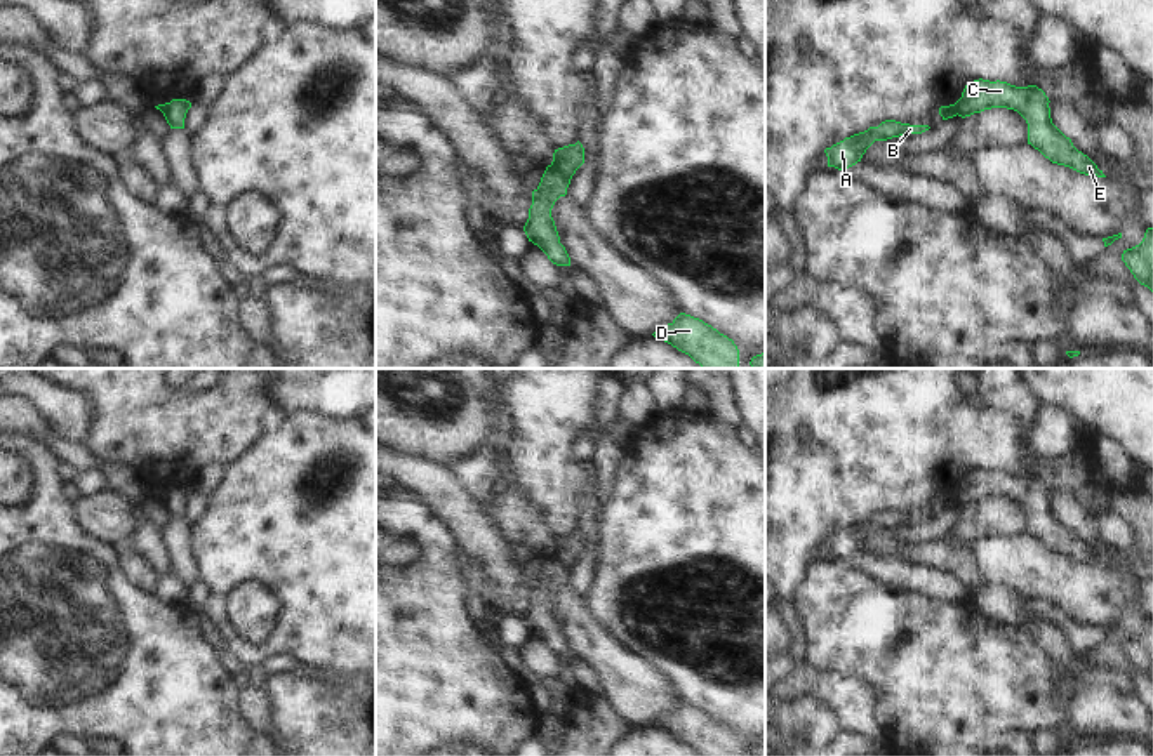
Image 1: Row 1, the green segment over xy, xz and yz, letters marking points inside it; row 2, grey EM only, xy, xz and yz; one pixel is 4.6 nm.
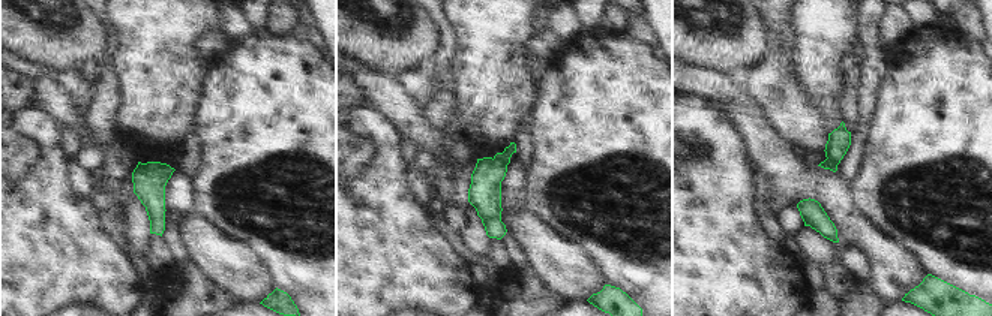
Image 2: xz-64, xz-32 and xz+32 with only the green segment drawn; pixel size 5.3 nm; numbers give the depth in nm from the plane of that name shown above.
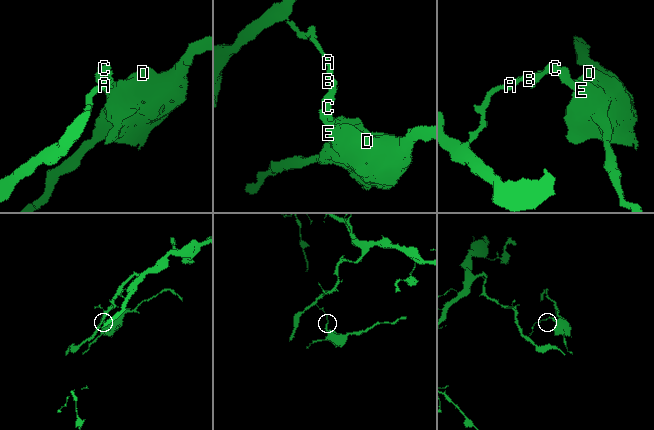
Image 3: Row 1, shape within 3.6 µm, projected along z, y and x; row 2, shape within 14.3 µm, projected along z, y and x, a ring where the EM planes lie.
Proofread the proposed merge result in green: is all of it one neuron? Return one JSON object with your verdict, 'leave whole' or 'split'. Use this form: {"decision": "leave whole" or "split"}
{"decision": "split"}

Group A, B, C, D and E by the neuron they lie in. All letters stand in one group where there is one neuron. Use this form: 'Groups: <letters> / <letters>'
Groups: A B / C D E.

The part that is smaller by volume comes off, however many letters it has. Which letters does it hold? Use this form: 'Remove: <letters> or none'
Remove: C, D, E

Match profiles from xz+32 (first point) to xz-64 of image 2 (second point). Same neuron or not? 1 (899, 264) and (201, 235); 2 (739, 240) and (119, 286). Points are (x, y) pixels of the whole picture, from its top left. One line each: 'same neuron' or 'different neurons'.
1: same neuron
2: same neuron

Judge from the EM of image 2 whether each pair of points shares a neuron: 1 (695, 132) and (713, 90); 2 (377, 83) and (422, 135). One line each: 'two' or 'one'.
1: two
2: one

